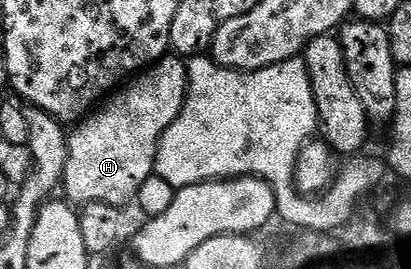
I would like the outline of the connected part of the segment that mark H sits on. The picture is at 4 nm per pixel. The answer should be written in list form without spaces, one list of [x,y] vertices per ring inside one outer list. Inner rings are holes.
[[[165,56],[147,67],[146,72],[133,77],[123,88],[117,89],[103,105],[93,109],[83,120],[75,123],[68,136],[68,159],[62,183],[63,193],[68,193],[67,201],[72,204],[101,202],[127,207],[127,202],[131,203],[135,199],[138,188],[142,188],[142,184],[146,184],[148,177],[154,173],[160,137],[182,112],[187,92],[188,67],[185,59],[180,56]]]

